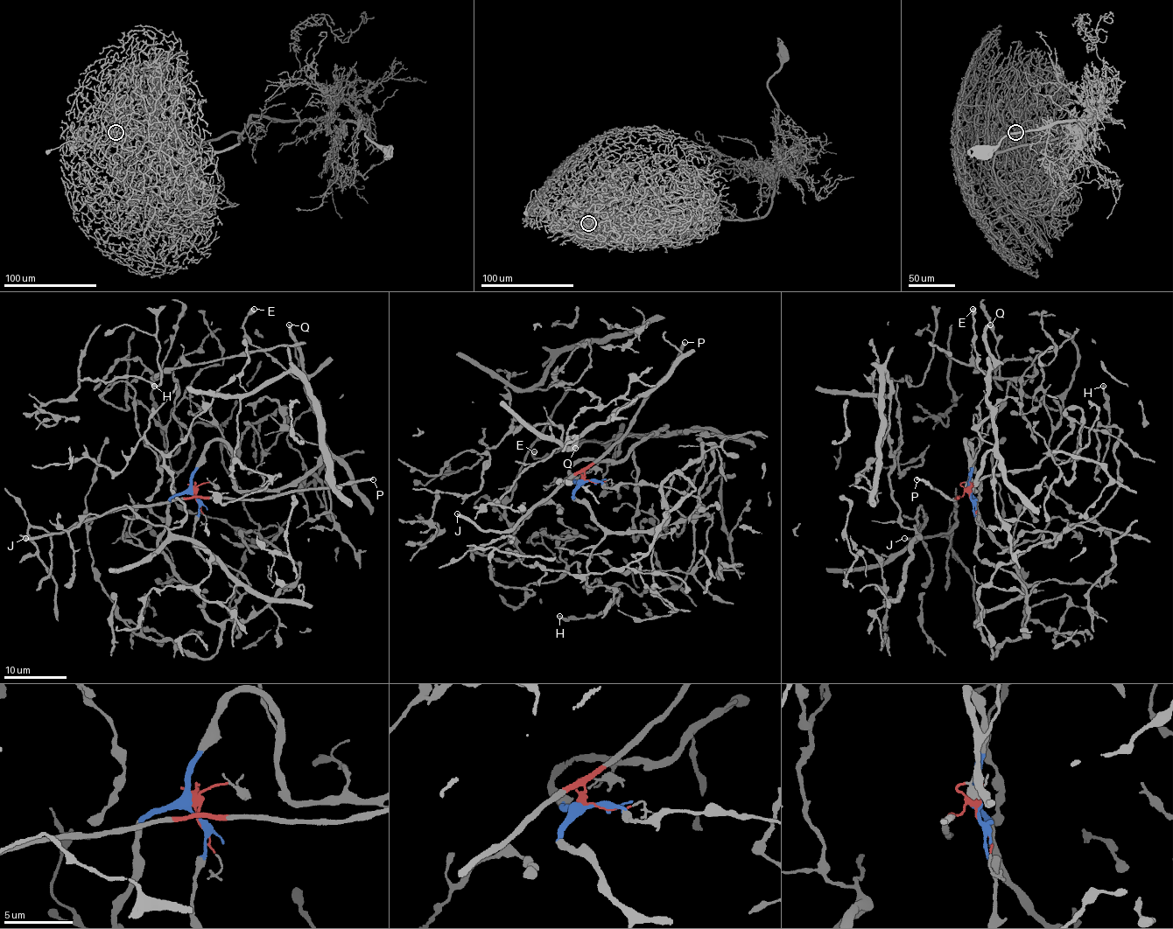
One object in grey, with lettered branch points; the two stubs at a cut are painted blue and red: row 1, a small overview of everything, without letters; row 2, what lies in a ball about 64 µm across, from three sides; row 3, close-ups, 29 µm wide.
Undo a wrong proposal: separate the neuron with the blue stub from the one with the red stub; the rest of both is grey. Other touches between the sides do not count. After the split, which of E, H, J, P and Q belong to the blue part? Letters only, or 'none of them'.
E, H, Q

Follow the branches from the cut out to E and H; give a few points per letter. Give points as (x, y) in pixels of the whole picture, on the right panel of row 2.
E: (969, 492), (972, 457), (965, 443), (972, 490), (994, 448), (993, 408), (986, 377), (975, 363), (972, 309)
H: (969, 492), (1023, 582), (975, 623), (991, 574), (1118, 488), (1119, 430), (1098, 422), (1096, 470), (1103, 385)

